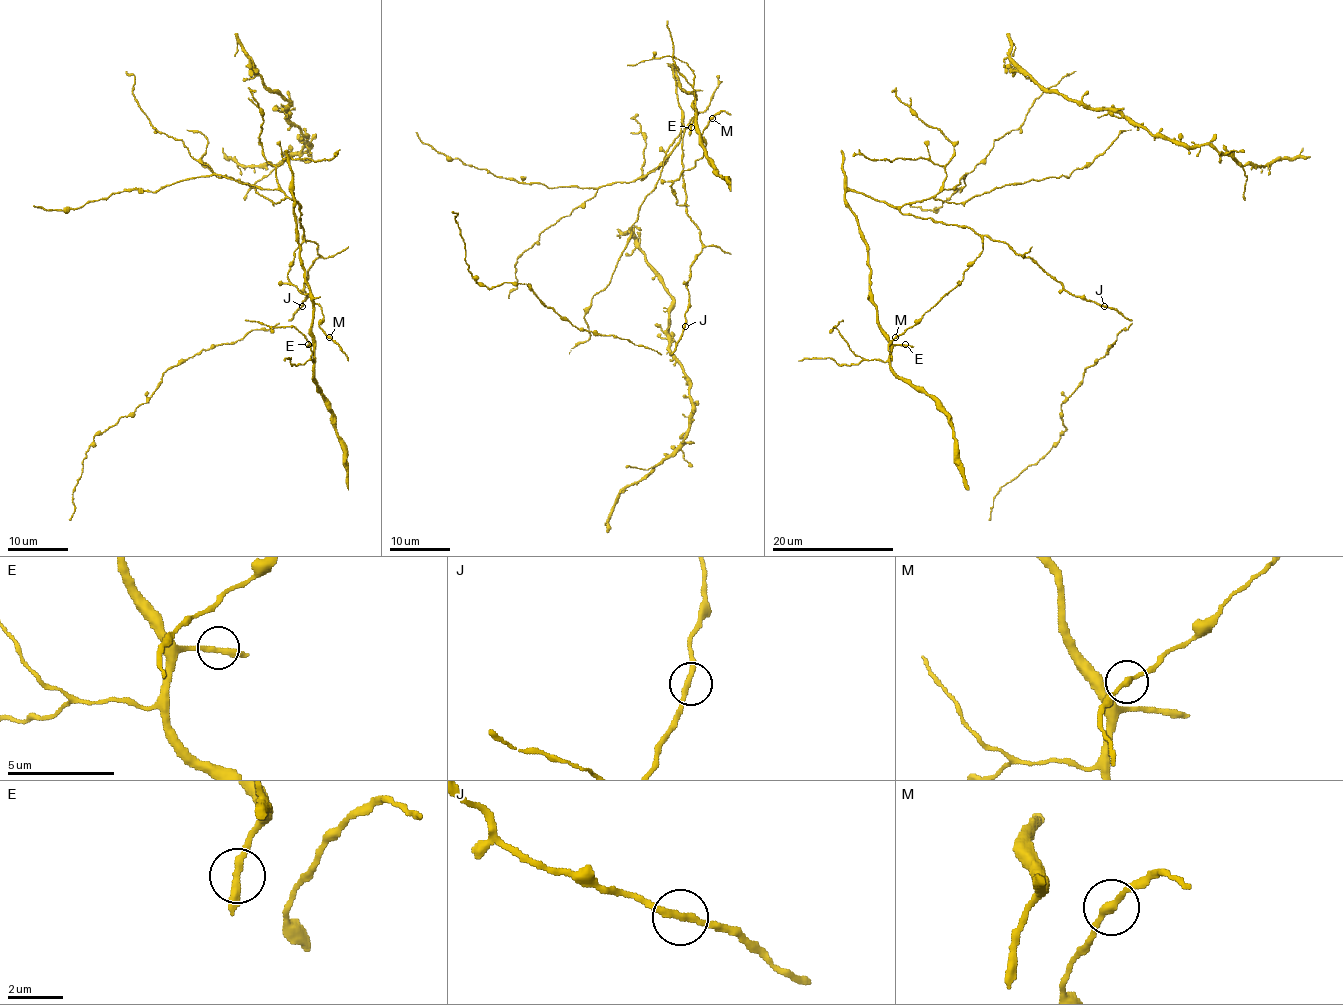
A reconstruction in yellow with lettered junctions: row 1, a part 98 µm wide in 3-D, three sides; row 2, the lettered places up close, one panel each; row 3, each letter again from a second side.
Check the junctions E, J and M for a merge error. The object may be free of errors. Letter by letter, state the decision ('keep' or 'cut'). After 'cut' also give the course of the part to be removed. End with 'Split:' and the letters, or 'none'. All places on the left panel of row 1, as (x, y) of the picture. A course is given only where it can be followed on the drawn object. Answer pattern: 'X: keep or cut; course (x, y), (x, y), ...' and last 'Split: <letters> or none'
E: keep
J: keep
M: keep
Split: none

